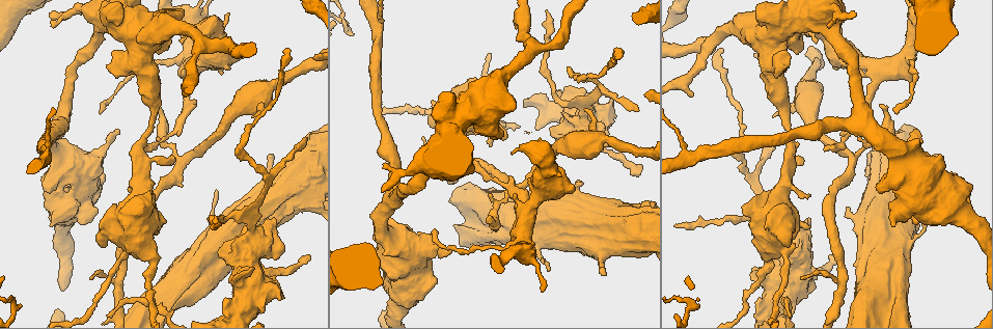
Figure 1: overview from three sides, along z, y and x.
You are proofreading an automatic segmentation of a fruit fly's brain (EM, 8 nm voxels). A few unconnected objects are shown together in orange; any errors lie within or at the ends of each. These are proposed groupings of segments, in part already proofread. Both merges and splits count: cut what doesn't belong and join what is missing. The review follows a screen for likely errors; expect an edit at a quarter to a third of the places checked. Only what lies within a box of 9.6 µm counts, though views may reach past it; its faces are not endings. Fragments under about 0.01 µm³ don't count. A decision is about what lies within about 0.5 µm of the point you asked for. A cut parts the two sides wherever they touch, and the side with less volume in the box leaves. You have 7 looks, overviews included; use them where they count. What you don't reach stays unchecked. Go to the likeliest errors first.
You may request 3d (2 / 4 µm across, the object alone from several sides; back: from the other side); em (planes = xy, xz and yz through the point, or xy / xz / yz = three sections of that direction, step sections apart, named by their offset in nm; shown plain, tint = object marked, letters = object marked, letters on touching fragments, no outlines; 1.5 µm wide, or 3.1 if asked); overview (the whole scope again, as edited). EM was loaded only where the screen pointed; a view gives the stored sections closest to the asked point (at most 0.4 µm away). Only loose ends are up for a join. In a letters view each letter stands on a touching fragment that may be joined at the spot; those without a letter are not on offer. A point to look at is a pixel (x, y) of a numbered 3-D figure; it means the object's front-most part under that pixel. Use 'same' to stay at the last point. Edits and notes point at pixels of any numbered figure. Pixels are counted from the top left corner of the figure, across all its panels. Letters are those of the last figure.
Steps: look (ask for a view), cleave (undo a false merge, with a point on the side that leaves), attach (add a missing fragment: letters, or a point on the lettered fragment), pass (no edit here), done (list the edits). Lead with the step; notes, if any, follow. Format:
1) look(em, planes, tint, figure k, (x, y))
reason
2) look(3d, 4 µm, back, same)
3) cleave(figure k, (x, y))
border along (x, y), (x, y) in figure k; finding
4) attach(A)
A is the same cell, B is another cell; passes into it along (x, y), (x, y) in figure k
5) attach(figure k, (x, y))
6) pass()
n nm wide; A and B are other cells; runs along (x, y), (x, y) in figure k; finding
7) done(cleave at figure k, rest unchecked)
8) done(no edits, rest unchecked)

look(3d, 4 µm, figure 1, (573, 185))
thick end

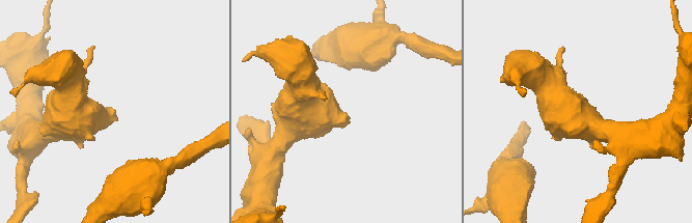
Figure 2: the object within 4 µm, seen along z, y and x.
look(em, 3.1 µm, planes, plain, figure 2, (347, 116))

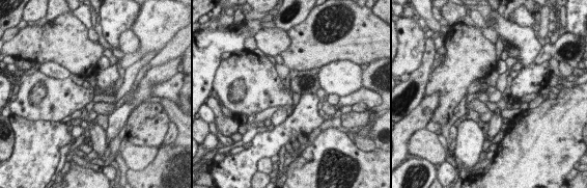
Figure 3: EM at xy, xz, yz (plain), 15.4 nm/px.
look(em, 3.1 µm, planes, letters, same)

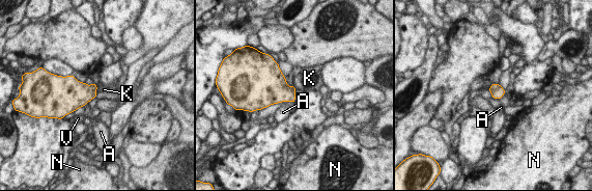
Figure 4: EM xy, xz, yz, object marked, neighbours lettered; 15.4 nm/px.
pass()
A, K, N and V are other cells; border along (293, 85), (296, 89) in figure 4; none of them fits

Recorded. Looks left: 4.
look(em, xz, step 8, tint, figure 1, (548, 271))
thin end

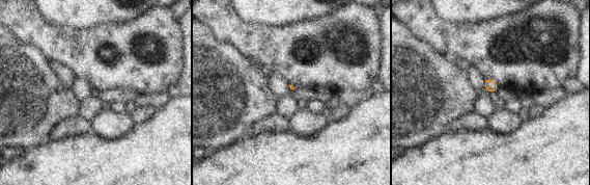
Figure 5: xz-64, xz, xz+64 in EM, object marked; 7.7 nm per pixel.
look(em, planes, letters, same)
another direction

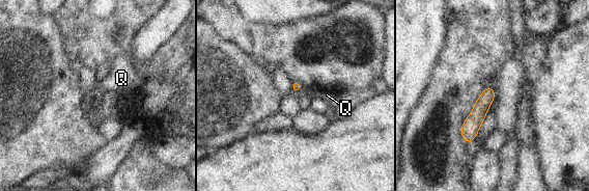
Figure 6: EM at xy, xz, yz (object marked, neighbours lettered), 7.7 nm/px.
pass()
Q is another cell; border along (303, 88), (296, 93) in figure 6; no lettered fragment goes on from it

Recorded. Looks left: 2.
done(no edits, rest unchecked)

